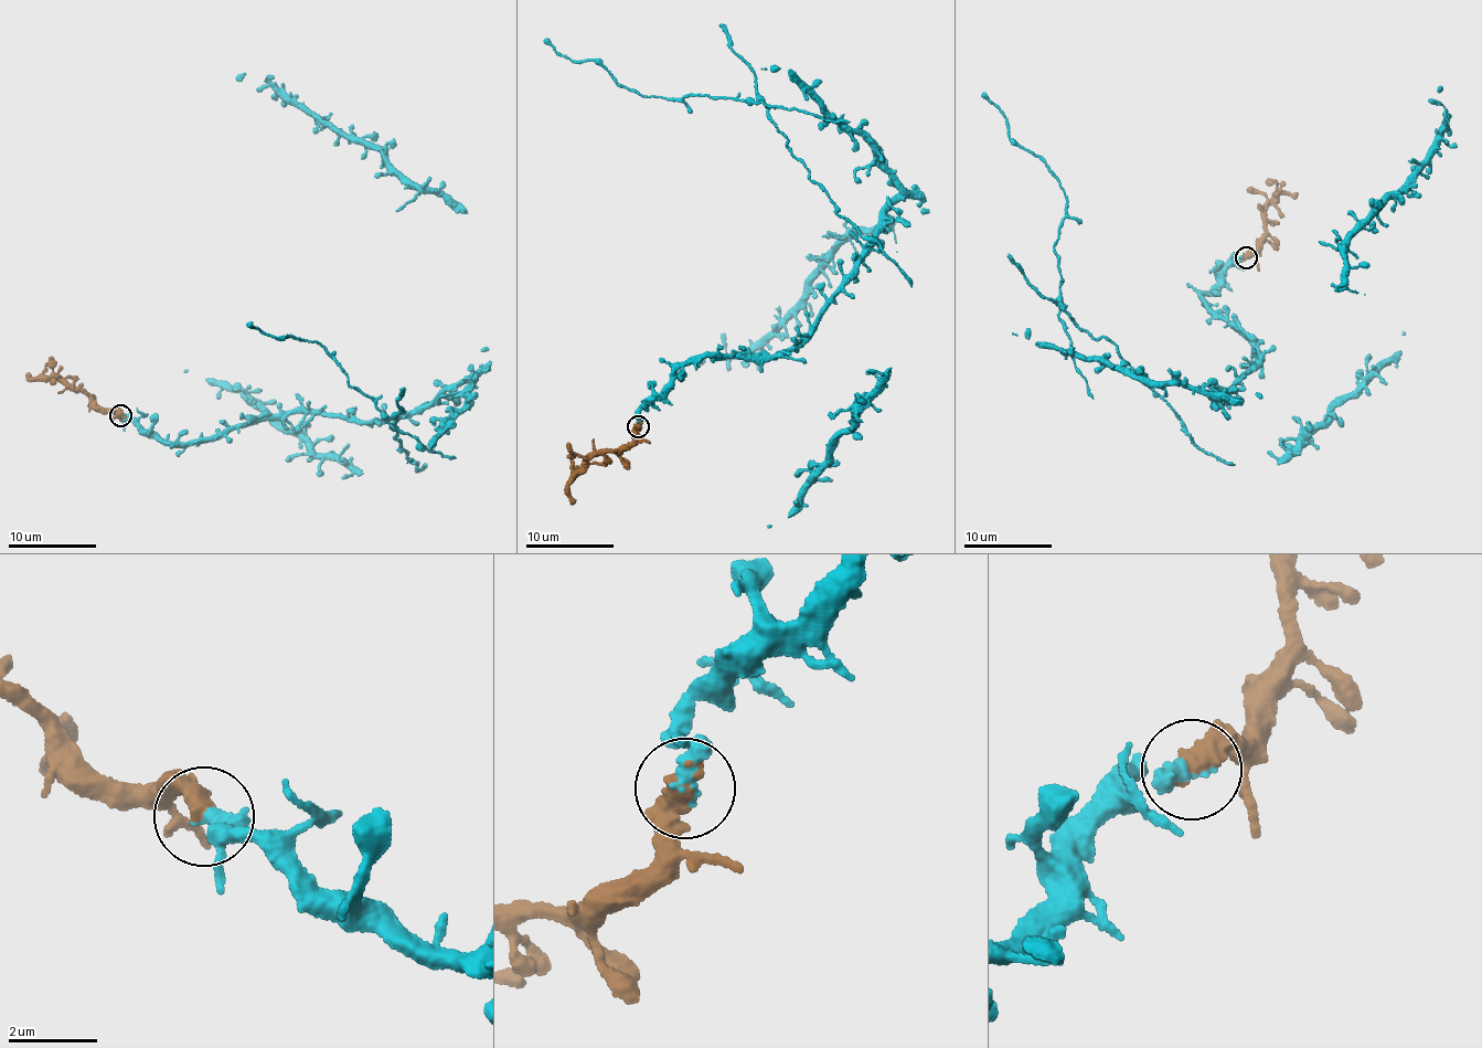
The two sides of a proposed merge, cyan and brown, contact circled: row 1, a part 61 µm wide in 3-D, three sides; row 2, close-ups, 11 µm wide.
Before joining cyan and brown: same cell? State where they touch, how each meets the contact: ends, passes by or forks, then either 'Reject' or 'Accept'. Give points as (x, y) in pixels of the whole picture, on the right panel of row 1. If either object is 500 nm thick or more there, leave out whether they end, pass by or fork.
Place: (1246, 257). Accept

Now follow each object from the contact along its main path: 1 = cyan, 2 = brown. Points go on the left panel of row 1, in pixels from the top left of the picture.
1: (120, 415), (179, 445), (294, 412), (382, 420), (469, 380), (433, 444), (391, 416), (423, 464)
2: (120, 415), (115, 409), (102, 409), (78, 389), (28, 376)

